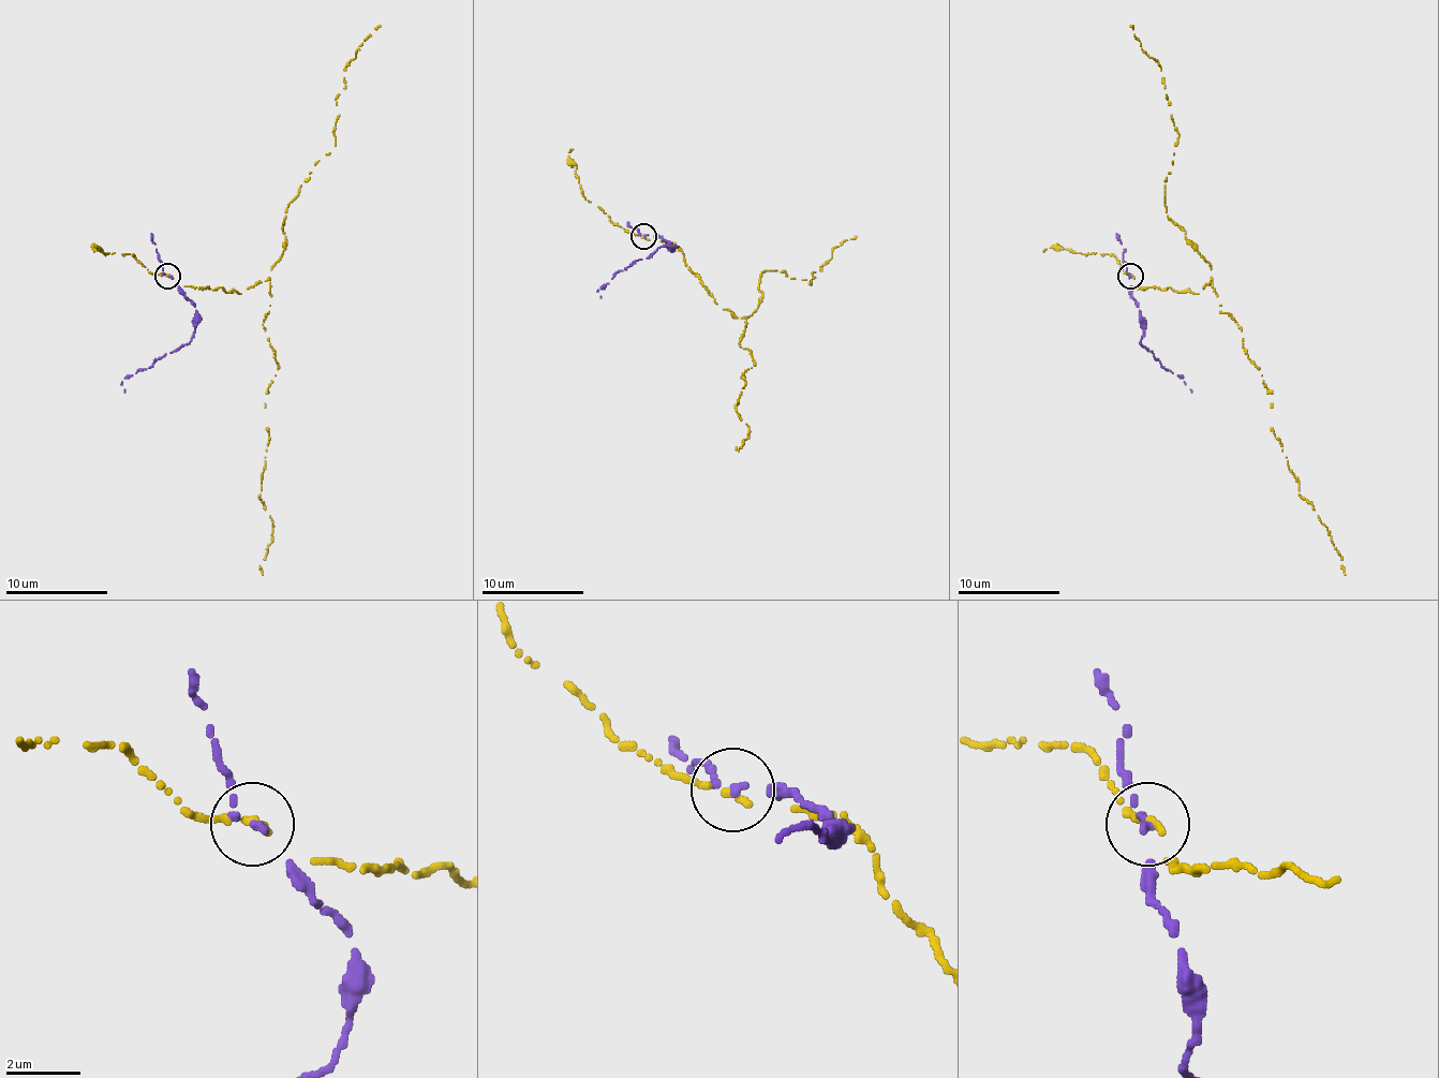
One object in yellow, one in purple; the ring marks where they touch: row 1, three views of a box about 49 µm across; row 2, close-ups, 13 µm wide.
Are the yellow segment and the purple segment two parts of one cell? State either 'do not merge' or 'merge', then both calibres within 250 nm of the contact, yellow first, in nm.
do not merge; 240 nm thick on the yellow side, 220 nm on the other

